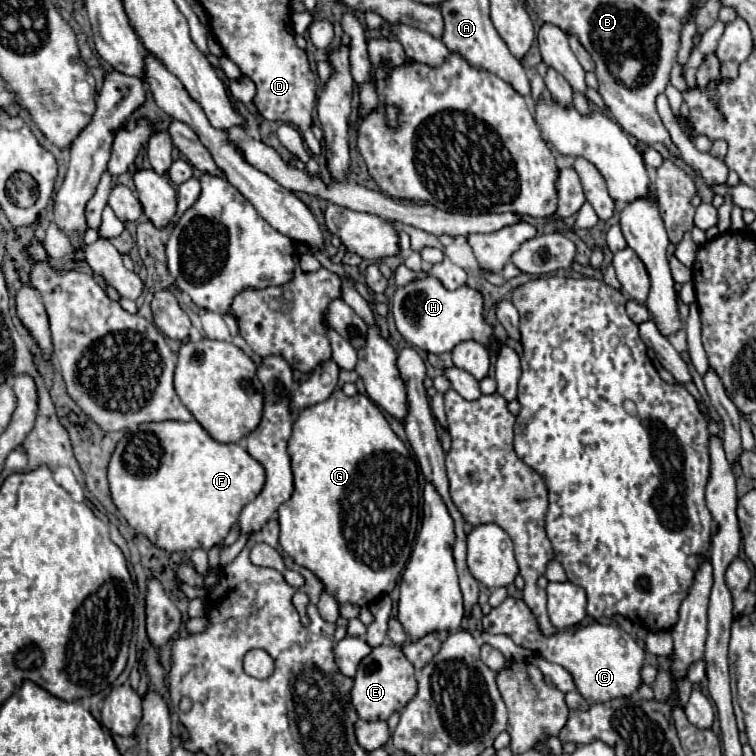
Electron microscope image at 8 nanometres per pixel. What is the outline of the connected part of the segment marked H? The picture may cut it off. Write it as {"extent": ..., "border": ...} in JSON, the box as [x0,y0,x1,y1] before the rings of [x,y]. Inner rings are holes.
{"extent":[391,277,523,355],"border":[[[425,277],[425,279],[413,281],[413,283],[397,289],[397,293],[391,299],[391,311],[395,317],[397,329],[405,337],[405,341],[427,353],[435,353],[435,355],[451,353],[457,343],[473,339],[473,337],[479,337],[479,341],[483,341],[485,347],[489,343],[493,343],[497,347],[509,345],[519,355],[523,351],[522,345],[518,341],[513,341],[509,337],[505,337],[505,339],[493,337],[495,327],[483,319],[483,297],[481,297],[481,293],[469,289],[467,285],[455,289],[455,291],[447,291],[435,277]]]}

